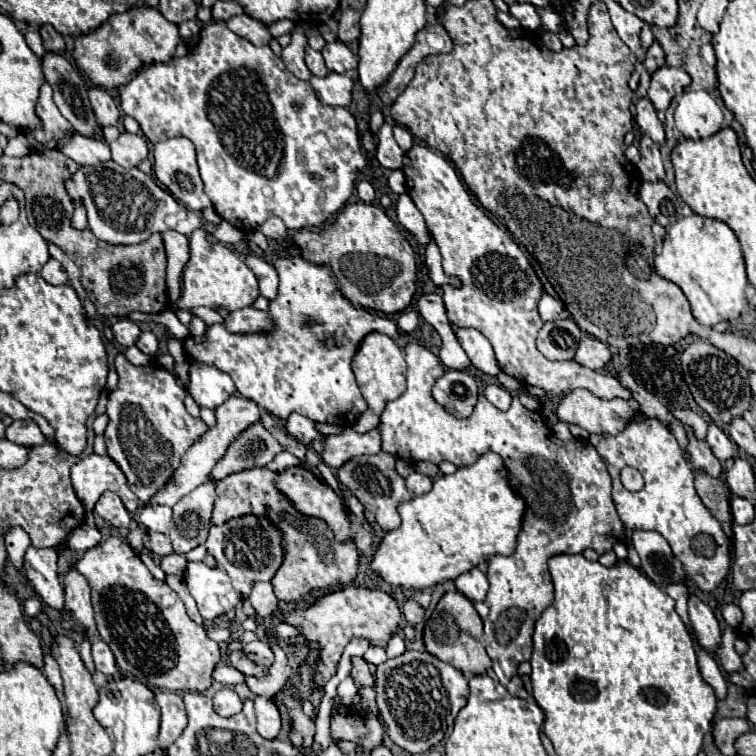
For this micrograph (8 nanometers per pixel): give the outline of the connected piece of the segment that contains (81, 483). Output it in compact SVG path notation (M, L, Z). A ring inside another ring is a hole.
M91 453L71 467L71 481L77 497L87 511L93 511L95 503L105 491L113 491L129 513L135 513L135 493L127 487L123 471L109 455Z

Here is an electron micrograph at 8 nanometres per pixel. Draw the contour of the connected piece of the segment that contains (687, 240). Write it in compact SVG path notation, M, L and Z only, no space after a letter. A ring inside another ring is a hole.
M689 215L667 227L663 251L655 257L655 271L663 279L681 287L681 291L691 303L693 317L701 325L711 327L719 321L735 319L747 305L747 275L743 253L731 227L719 219Z

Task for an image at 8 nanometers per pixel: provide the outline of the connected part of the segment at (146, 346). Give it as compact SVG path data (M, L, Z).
M145 331L141 337L139 337L139 341L137 341L137 347L145 353L145 355L155 355L157 353L157 349L159 349L159 339L151 333L151 331Z

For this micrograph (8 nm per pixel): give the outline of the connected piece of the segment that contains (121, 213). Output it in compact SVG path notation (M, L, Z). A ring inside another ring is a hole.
M115 161L81 165L75 171L75 177L67 181L67 195L75 205L81 203L85 207L91 233L109 245L137 245L151 233L163 233L167 229L191 235L197 227L201 227L199 215L181 207L169 191L157 185L151 175L145 175L137 167L123 173L123 167Z

